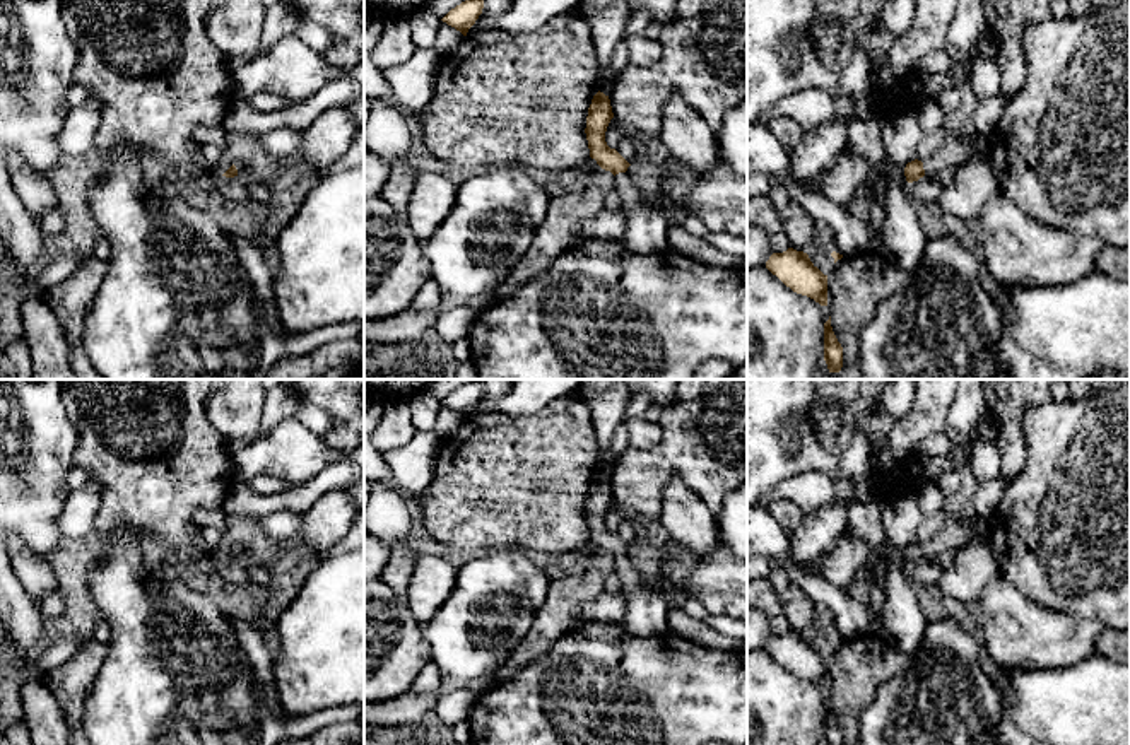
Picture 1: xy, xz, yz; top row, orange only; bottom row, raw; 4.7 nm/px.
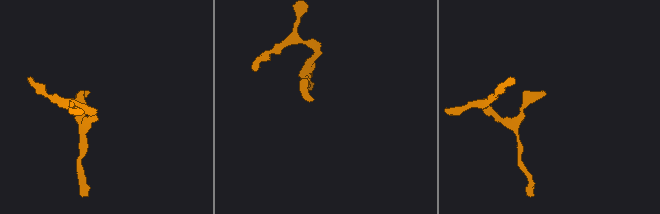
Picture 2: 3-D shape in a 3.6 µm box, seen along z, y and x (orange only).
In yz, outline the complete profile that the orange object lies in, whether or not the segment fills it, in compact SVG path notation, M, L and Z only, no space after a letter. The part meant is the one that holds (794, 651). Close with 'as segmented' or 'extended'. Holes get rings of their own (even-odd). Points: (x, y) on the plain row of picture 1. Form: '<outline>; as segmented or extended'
M793 631L773 636L766 644L766 651L793 675L827 689L827 658L810 644L807 636Z; as segmented

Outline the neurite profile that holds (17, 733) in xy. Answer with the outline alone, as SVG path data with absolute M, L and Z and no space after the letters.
M22 718L12 726L3 728L2 745L31 745L29 731Z

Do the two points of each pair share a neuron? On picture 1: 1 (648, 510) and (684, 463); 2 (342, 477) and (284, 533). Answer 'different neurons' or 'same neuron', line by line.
1: same neuron
2: different neurons

